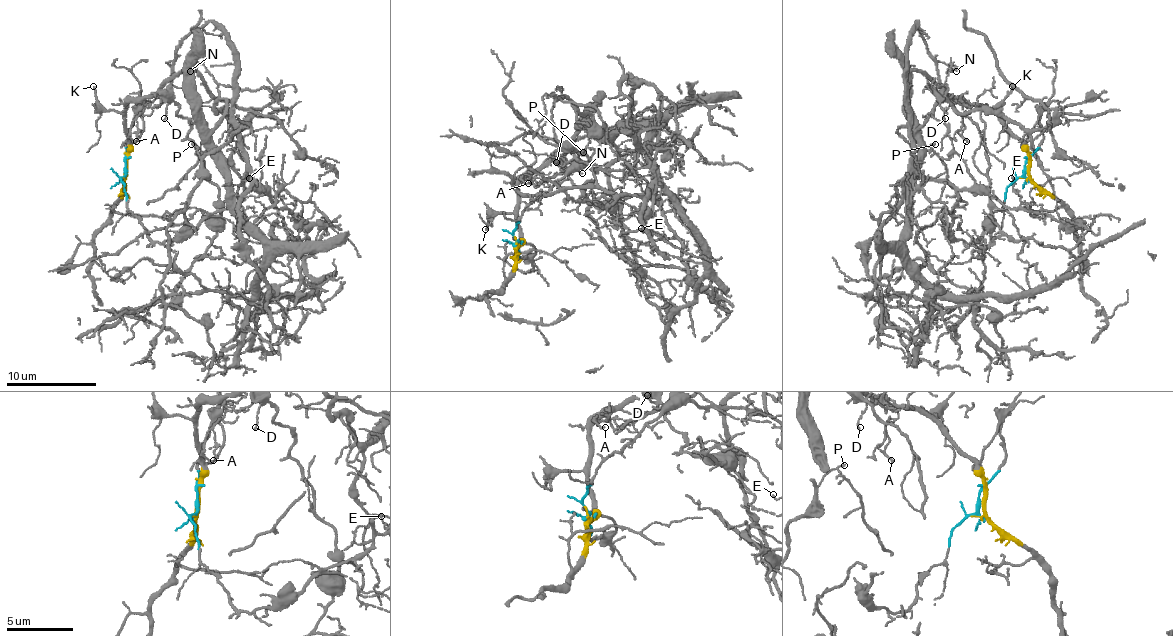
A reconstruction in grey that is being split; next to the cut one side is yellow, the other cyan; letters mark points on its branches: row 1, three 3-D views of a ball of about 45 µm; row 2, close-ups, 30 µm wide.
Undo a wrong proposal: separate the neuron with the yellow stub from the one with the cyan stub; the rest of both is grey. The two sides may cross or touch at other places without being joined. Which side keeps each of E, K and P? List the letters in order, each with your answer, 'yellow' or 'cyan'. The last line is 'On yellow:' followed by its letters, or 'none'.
E: cyan
K: yellow
P: cyan
On yellow: K

